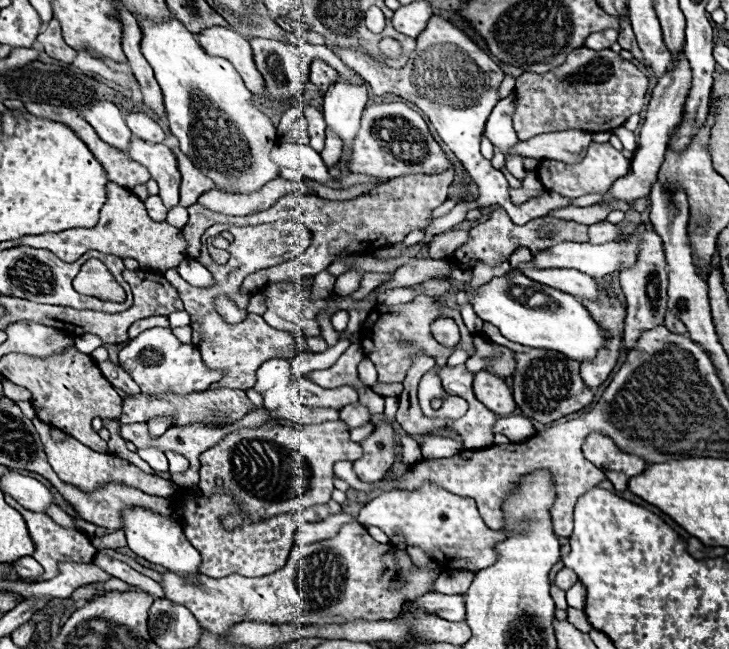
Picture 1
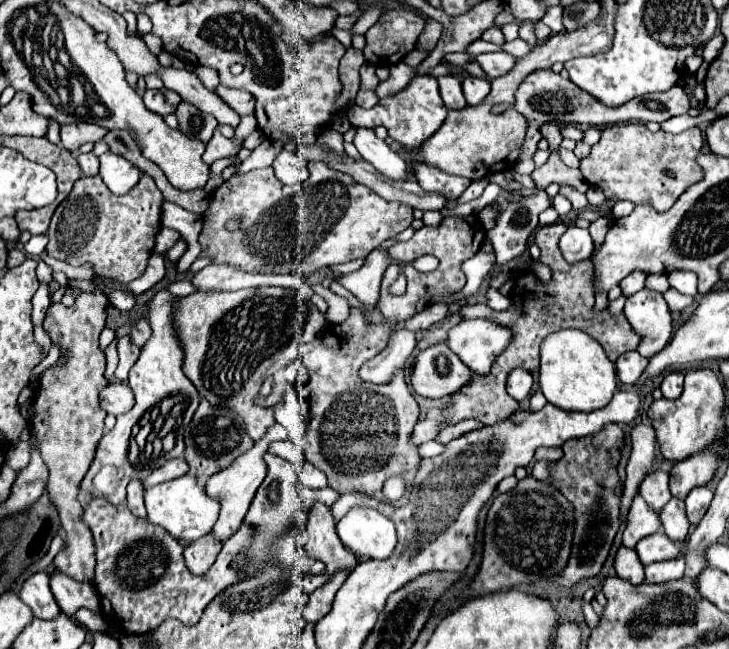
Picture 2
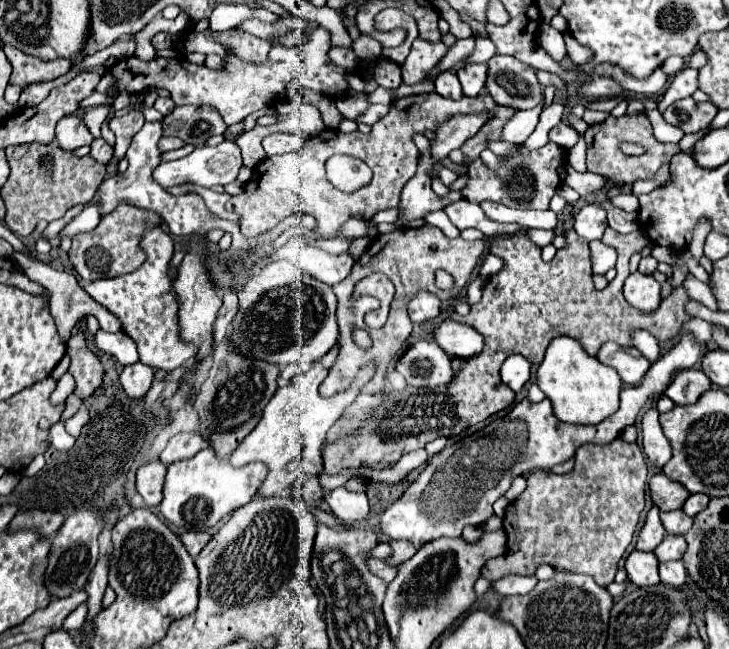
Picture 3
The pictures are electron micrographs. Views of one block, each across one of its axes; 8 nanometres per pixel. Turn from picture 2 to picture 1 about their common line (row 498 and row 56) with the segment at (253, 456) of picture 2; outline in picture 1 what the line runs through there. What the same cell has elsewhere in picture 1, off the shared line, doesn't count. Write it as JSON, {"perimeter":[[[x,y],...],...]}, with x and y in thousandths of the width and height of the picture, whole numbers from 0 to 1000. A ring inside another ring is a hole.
{"perimeter":[[[307,40],[280,43],[280,49],[272,52],[272,65],[288,86],[310,89],[326,108],[337,136],[346,145],[362,142],[362,120],[348,102],[346,74],[340,62],[335,62],[326,49]]]}

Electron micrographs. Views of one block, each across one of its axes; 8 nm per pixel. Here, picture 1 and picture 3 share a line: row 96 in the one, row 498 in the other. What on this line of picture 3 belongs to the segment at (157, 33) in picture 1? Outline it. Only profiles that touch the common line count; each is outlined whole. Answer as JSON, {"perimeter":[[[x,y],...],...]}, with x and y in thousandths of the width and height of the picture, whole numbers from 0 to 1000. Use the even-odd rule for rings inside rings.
{"perimeter":[[[280,690],[269,703],[247,712],[236,712],[230,718],[228,746],[225,746],[225,770],[219,777],[222,795],[252,817],[285,817],[307,804],[321,786],[340,777],[354,752],[359,749],[368,721],[357,712],[337,715],[332,721],[321,721],[310,706],[299,706],[294,690]]]}

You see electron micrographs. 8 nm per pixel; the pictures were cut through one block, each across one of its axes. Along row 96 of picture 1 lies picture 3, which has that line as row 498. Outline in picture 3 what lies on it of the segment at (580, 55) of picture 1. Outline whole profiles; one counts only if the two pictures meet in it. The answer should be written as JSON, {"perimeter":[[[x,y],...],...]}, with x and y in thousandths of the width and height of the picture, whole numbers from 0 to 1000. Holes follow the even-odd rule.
{"perimeter":[[[845,675],[837,684],[801,684],[790,696],[790,715],[779,730],[760,730],[752,724],[735,724],[722,733],[722,755],[700,773],[689,814],[697,826],[697,851],[686,860],[675,860],[664,869],[661,888],[680,897],[697,884],[730,888],[741,869],[754,869],[760,875],[774,875],[793,884],[807,884],[823,903],[842,897],[848,866],[867,835],[878,789],[883,786],[883,755],[886,755],[889,721],[883,700],[872,681],[861,684]]]}

